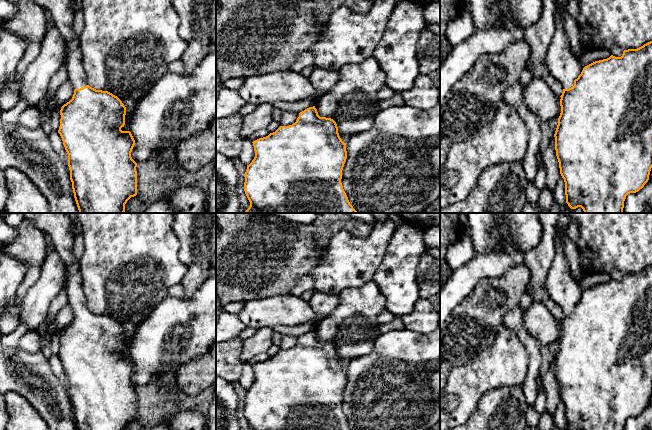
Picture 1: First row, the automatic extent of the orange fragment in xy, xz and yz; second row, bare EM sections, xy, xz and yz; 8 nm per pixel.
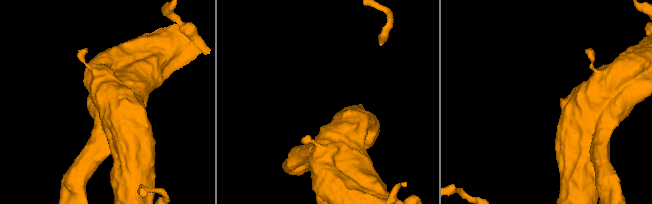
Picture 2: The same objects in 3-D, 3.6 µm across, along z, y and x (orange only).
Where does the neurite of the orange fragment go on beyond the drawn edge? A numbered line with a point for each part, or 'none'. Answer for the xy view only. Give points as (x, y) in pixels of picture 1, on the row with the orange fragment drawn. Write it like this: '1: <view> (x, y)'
1: xy (62, 12)

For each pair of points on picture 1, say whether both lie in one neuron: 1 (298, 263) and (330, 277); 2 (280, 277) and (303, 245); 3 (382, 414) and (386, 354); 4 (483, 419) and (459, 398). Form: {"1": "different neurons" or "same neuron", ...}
{"1": "different neurons", "2": "same neuron", "3": "same neuron", "4": "different neurons"}

